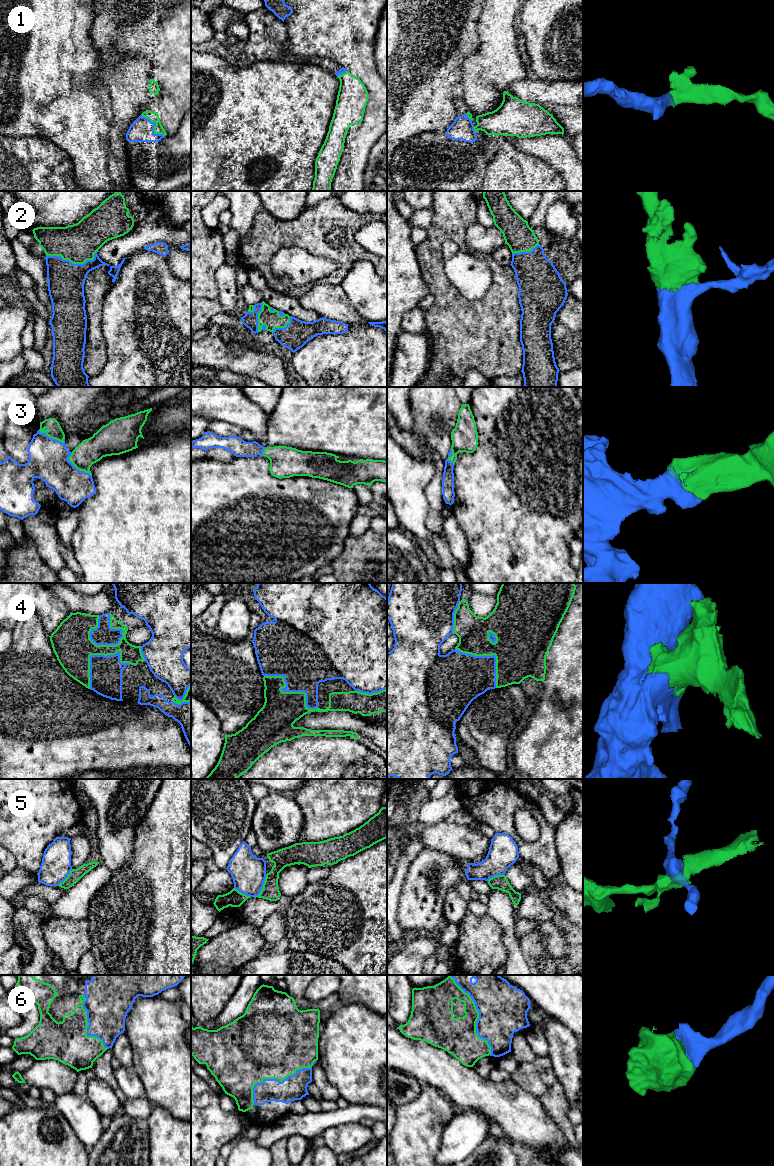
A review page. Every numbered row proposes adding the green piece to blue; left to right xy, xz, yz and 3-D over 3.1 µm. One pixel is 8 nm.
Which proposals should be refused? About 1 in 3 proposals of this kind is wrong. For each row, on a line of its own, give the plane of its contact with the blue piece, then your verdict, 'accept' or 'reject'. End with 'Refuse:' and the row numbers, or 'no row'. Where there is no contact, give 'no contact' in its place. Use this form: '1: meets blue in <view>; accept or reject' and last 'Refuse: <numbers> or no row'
1: meets blue in xy; accept
2: meets blue in xy; accept
3: meets blue in xy; accept
4: meets blue in xy; reject
5: meets blue in xz; reject
6: meets blue in yz; accept
Refuse: 4, 5

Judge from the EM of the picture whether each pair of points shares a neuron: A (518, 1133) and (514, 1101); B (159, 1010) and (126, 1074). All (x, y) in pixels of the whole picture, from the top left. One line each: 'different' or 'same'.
A: same
B: different

